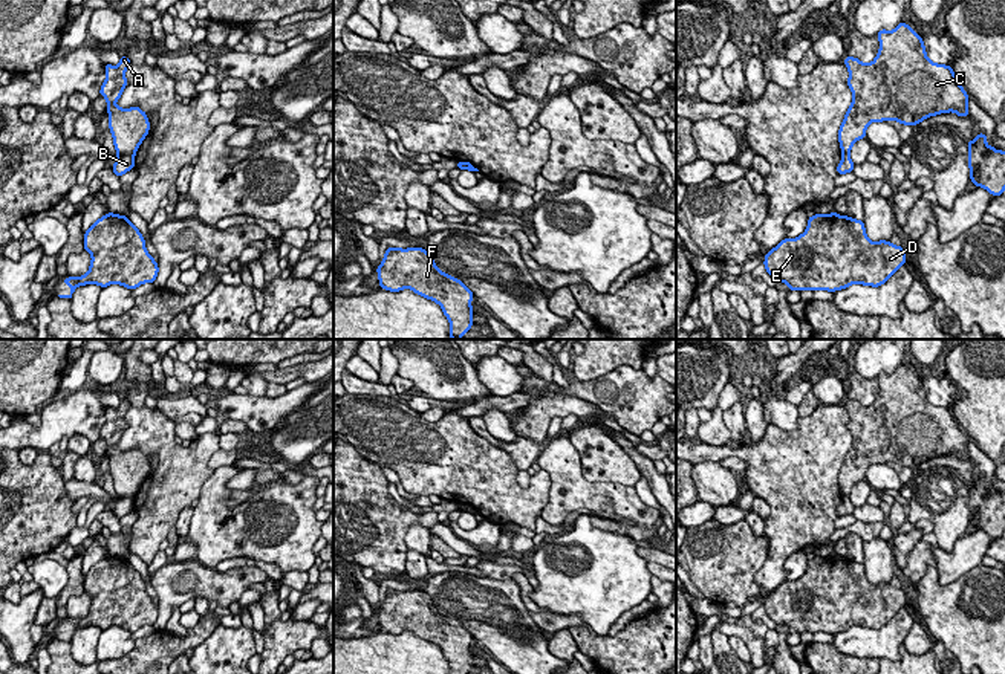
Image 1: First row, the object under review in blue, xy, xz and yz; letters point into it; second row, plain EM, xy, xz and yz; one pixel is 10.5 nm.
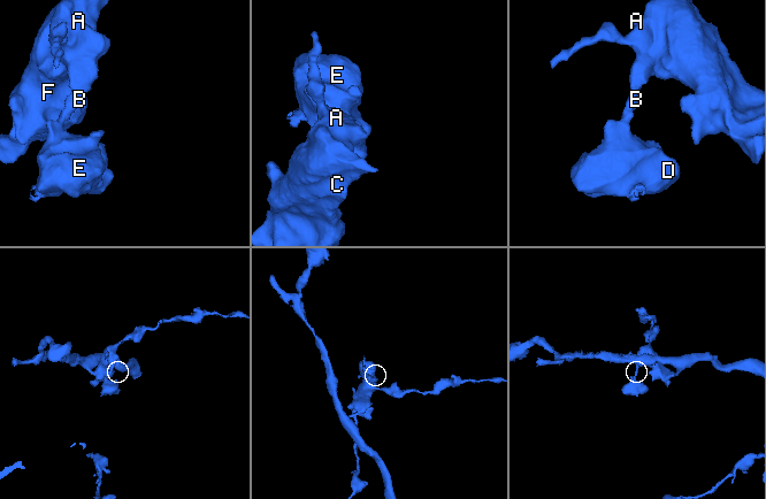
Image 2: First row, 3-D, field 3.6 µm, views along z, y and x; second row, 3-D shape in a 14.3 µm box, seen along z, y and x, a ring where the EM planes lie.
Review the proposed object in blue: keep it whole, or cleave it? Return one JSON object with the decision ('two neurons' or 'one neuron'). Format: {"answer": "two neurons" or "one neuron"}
{"answer": "two neurons"}

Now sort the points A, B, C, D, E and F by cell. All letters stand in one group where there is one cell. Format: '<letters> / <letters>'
A C F / B D E

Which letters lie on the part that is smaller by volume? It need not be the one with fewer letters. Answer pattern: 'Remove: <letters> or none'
Remove: B, D, E

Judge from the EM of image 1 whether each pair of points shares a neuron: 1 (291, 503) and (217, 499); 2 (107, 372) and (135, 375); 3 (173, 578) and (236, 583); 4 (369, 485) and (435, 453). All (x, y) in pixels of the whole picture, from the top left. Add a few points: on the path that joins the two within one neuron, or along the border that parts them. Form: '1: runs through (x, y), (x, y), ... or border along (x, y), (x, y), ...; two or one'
1: runs through (268, 526), (250, 535), (225, 532), (217, 524); one
2: border along (123, 356), (124, 367); two
3: runs through (188, 572), (196, 572), (211, 583), (221, 583); one
4: border along (352, 445), (364, 457), (381, 466); two

